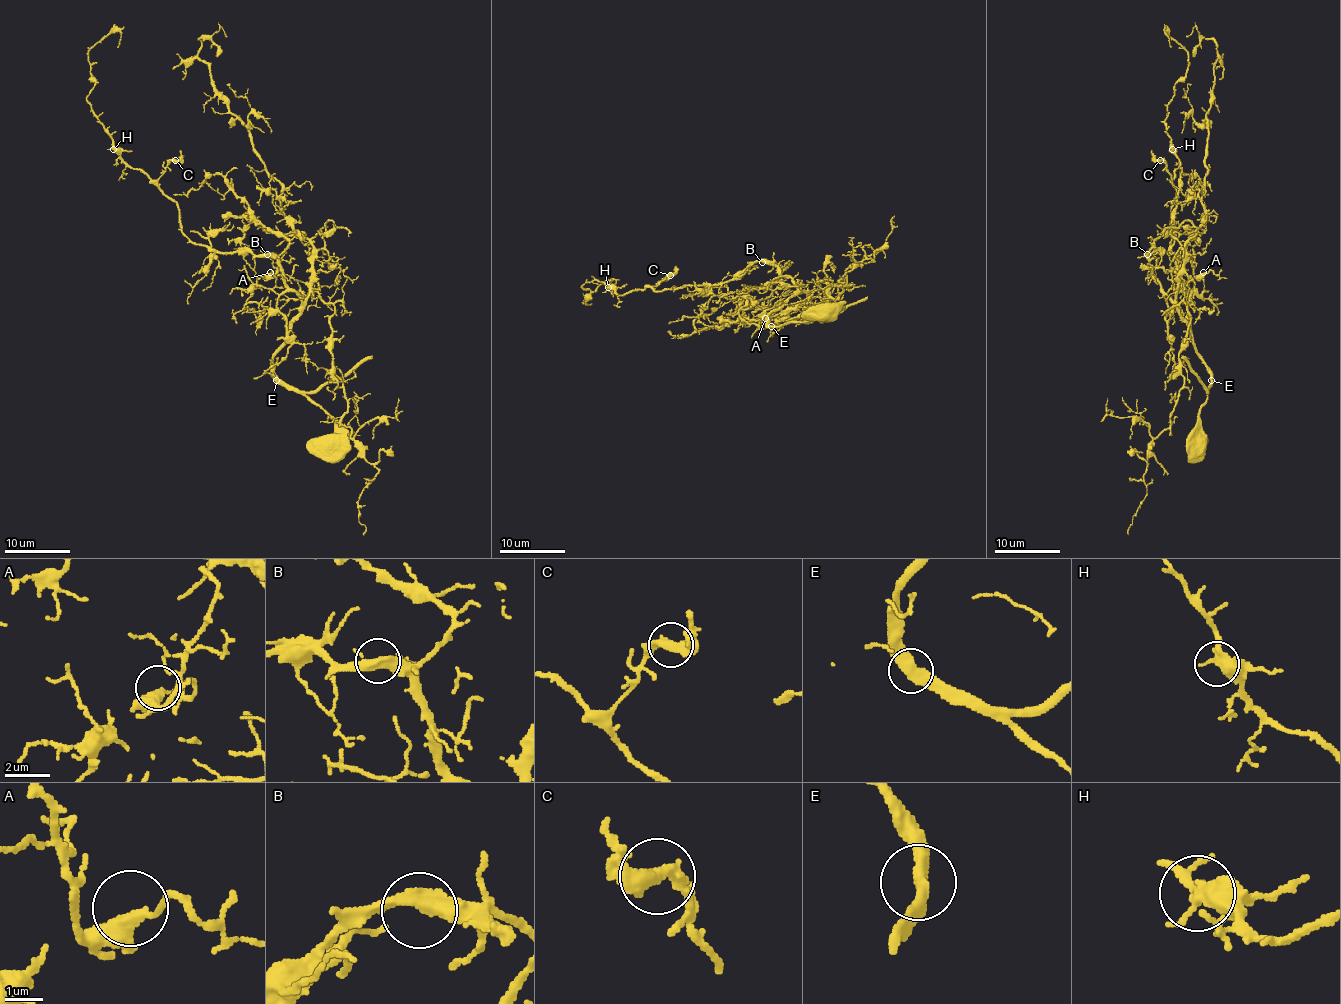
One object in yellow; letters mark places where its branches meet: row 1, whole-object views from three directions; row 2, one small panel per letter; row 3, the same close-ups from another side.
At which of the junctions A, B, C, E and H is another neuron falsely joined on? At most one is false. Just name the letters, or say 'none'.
none

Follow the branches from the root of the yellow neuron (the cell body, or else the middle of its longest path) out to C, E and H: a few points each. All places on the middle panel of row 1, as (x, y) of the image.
C: (824, 315), (772, 326), (769, 315), (797, 287), (764, 260), (718, 283), (652, 287), (670, 275)
E: (824, 315), (829, 320), (828, 315), (816, 315), (805, 321), (772, 326)
H: (824, 315), (772, 326), (769, 315), (797, 287), (764, 260), (718, 283), (622, 295), (608, 287)

